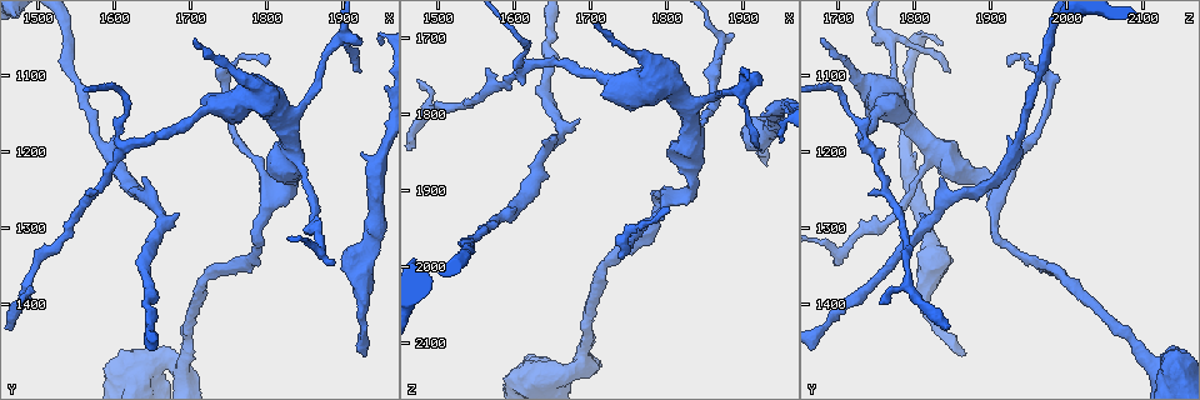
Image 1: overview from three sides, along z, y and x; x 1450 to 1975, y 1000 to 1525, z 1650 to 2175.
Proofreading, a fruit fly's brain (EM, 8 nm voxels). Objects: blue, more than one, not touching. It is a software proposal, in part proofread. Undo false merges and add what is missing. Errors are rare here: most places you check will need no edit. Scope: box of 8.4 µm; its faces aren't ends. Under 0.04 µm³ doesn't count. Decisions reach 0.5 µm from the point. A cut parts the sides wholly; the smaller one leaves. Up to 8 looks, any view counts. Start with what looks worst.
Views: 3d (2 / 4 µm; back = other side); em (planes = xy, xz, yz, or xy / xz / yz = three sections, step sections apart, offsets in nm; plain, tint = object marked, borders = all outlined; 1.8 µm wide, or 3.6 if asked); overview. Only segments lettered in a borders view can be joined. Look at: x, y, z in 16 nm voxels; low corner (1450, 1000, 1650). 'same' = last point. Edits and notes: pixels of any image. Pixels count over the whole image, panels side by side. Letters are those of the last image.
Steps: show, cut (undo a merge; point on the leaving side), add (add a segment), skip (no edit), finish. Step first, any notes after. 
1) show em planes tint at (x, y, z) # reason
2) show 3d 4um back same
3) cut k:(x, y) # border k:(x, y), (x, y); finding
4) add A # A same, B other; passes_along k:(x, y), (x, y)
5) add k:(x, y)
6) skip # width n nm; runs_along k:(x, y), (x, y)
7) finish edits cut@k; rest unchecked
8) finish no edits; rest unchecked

show 3d 4um at (1935, 1465, 1870) # an open end

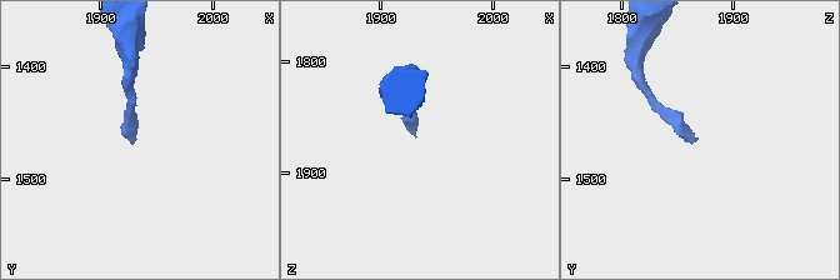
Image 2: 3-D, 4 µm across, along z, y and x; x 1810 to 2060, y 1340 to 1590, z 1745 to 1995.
show em xz step 4 borders at (1930, 1466, 1870) # now the EM

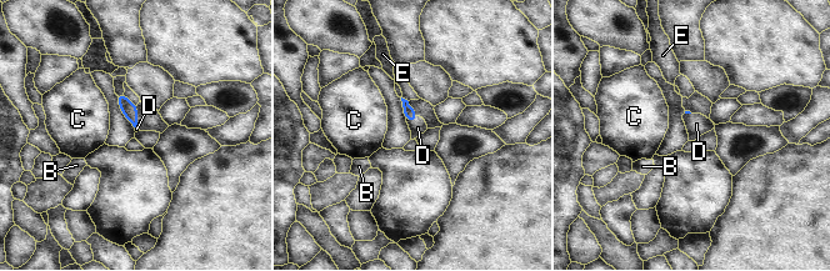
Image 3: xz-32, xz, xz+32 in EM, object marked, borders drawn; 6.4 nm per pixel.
show em planes borders same # another direction

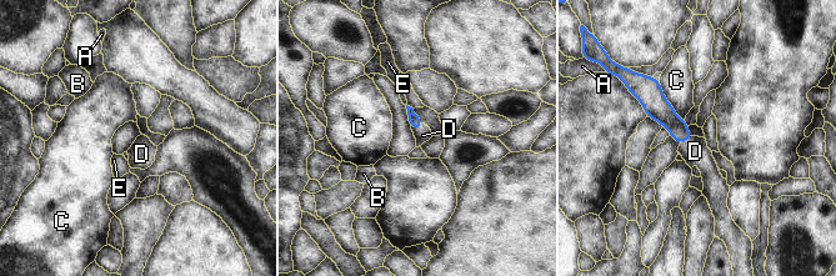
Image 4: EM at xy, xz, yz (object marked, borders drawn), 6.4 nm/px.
add D # width 80 nm; A other, B other, C other, D same, E other; passes_along 4:(414, 120), (416, 129), (422, 135); the neuron continues

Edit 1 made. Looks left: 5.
show overview

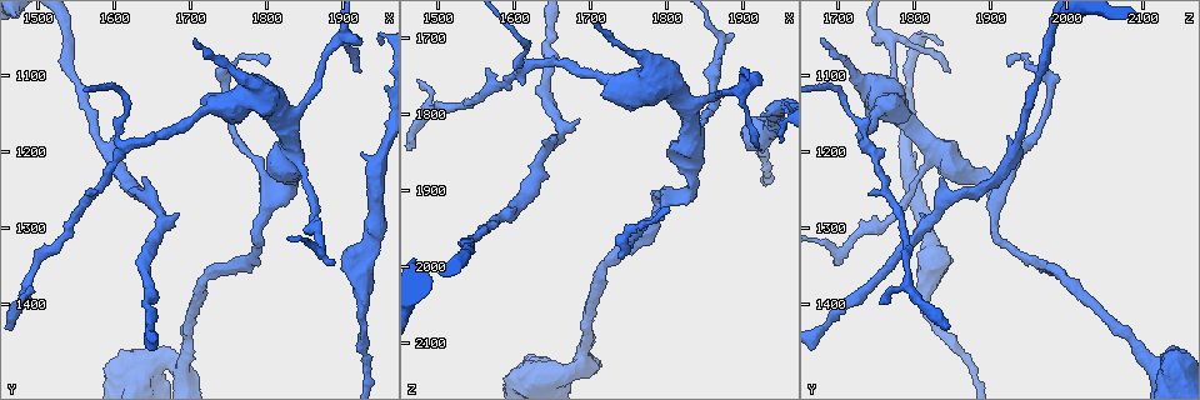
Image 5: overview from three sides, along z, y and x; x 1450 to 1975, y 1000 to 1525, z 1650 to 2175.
show em planes plain at (1920, 1055, 1745) # branch stops here

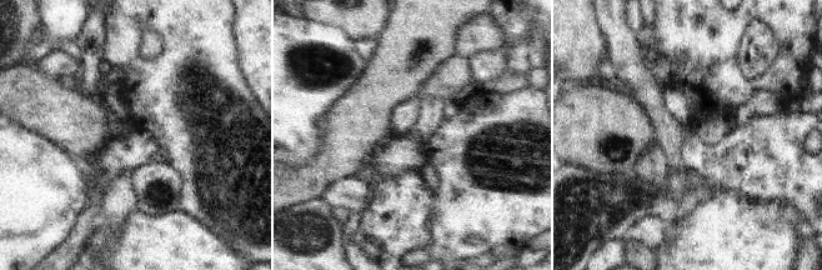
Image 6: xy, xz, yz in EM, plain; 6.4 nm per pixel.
show em planes borders same

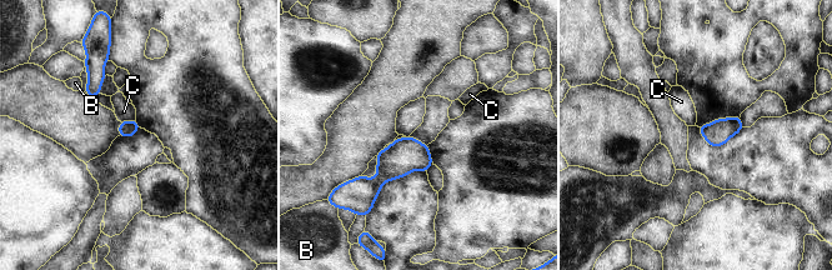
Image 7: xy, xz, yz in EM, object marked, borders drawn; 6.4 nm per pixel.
skip # B other, C other; none of them fits

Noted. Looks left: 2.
show em planes borders at (1870, 1330, 1705) # abrupt turn

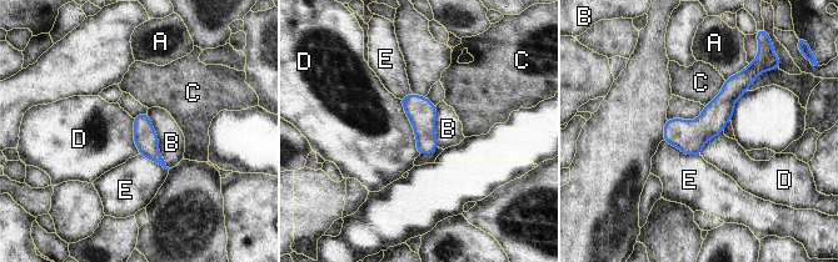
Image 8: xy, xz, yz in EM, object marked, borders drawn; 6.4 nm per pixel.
skip # longest_contact D 400 nm; A other, B other, C other, D other, E other; all the same neuron

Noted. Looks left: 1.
finish edits add@4; rest unchecked

